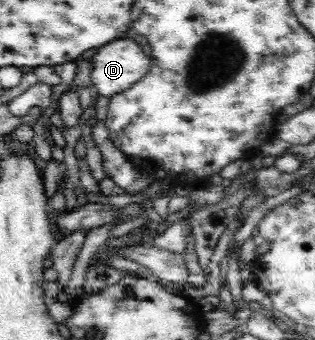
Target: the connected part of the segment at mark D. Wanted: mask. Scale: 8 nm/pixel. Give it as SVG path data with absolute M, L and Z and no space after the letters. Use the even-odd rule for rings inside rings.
M131 38L100 47L93 56L91 80L101 95L111 98L121 94L149 72L151 57L141 47Z

